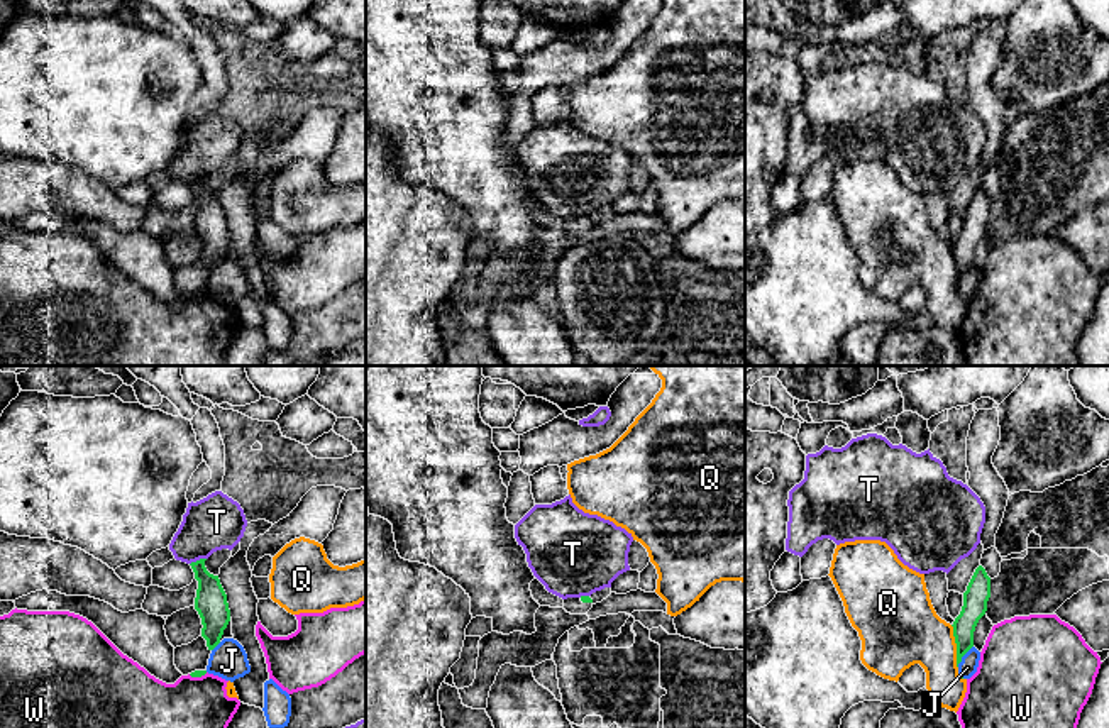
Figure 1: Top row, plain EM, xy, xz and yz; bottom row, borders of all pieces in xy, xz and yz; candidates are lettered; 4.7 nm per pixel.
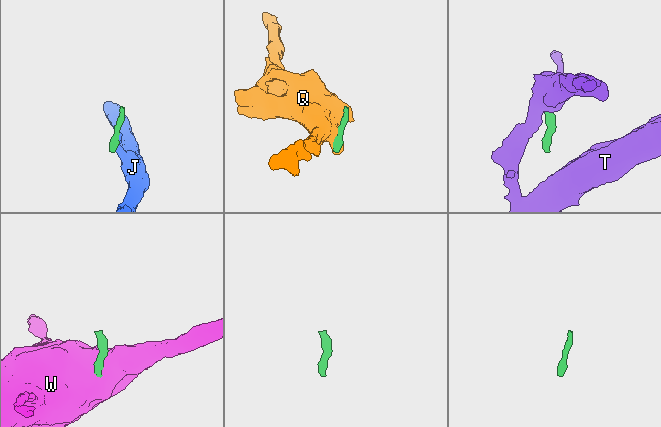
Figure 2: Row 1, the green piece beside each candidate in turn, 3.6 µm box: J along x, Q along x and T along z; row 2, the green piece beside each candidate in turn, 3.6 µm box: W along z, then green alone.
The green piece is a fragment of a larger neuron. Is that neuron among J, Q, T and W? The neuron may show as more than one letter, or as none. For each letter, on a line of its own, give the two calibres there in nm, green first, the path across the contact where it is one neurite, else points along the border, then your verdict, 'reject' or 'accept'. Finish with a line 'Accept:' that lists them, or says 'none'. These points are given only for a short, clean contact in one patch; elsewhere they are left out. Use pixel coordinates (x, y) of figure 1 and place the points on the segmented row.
J: 110/90 nm | along yz (972, 645), (957, 666) | reject
Q: 120/320 nm | along yz (950, 625), (957, 667) | reject
T: 150/260 nm | along xy (205, 557), (190, 564) | reject
W: 30/240 nm | along xy (207, 672), (200, 676), (188, 674) | reject
Accept: none

